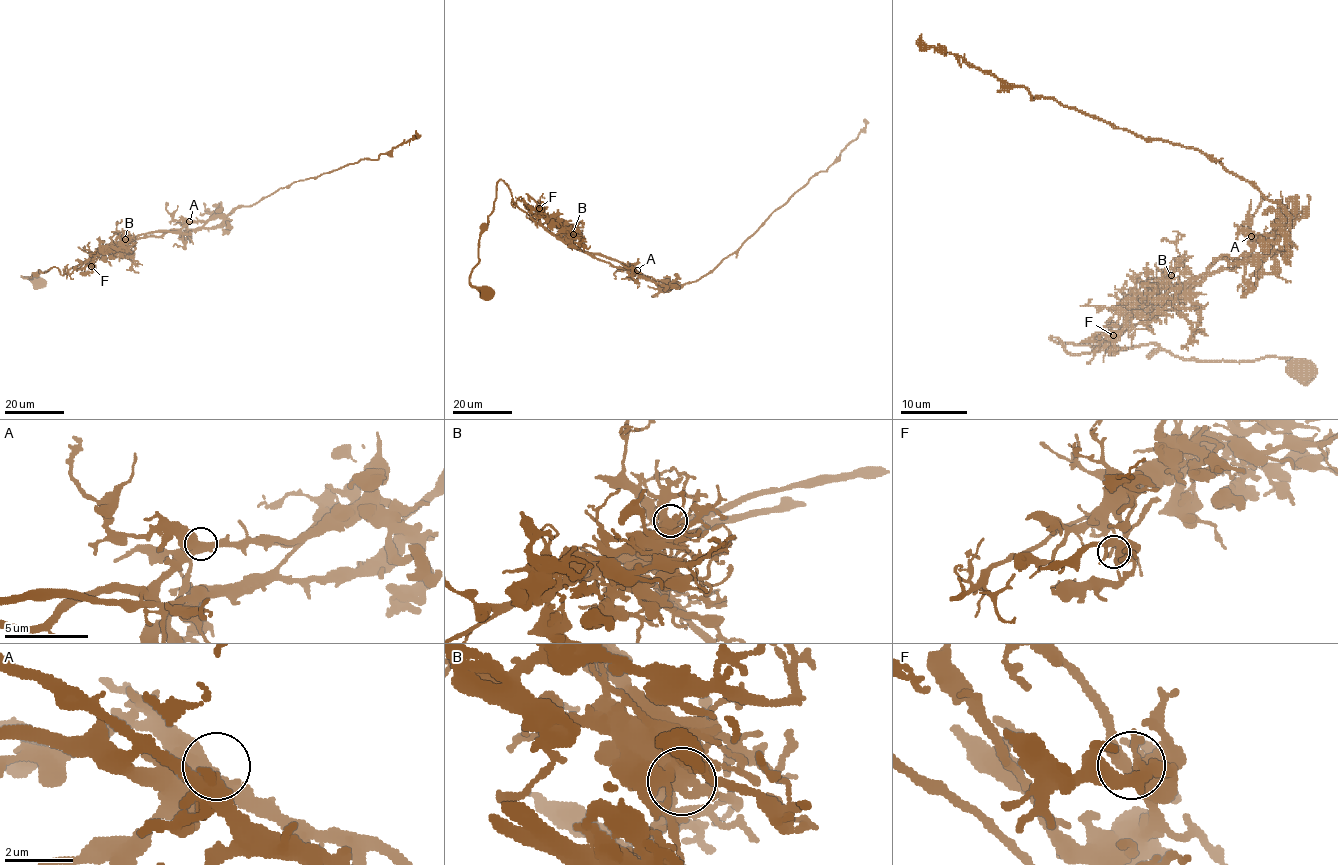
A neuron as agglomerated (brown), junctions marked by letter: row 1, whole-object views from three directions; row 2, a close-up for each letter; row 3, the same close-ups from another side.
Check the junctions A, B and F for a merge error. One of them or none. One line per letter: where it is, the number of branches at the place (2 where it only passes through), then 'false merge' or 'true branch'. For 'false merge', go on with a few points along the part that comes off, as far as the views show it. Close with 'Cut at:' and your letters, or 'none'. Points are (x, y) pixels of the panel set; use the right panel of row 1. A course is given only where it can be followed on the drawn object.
A: (1251, 236) | 3 | true branch
B: (1171, 275) | 5 | false merge | (1171, 276), (1279, 251), (1289, 214), (1198, 150), (1032, 99), (928, 47), (921, 34)
F: (1113, 335) | 7 | true branch
Cut at: B

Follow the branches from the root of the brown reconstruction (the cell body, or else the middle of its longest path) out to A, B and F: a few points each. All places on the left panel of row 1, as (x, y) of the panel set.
A: (39, 283), (21, 276), (31, 278), (52, 267), (63, 275), (115, 246), (161, 236), (189, 221)
B: (39, 283), (21, 276), (31, 278), (39, 270), (44, 272), (52, 267), (63, 275), (125, 239)
F: (39, 283), (21, 276), (31, 278), (52, 267), (70, 274), (91, 260), (91, 266)

